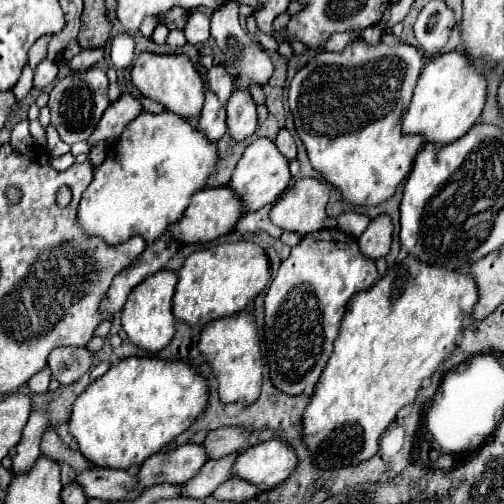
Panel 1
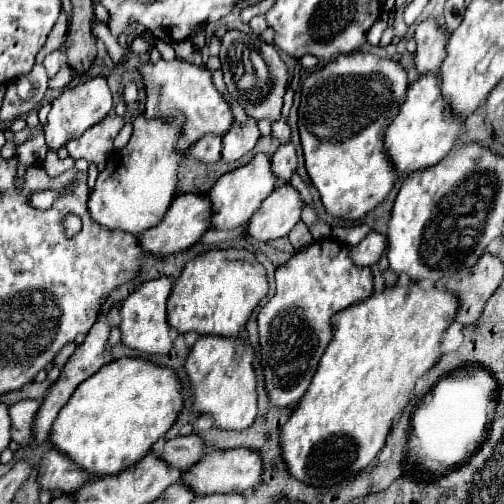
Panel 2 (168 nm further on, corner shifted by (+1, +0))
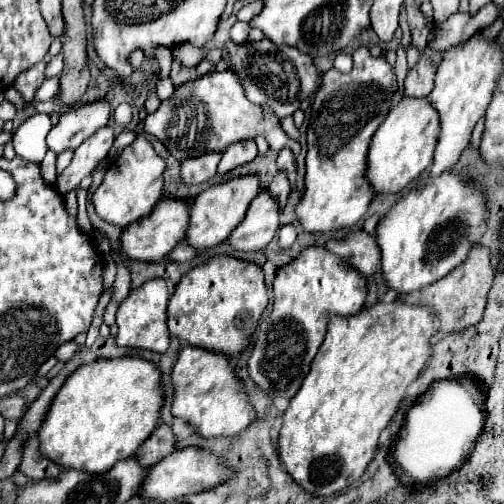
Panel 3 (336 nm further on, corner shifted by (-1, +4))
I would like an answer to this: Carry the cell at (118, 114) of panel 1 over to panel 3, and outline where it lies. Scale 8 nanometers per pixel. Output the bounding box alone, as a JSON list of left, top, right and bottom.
[56,125,114,193]

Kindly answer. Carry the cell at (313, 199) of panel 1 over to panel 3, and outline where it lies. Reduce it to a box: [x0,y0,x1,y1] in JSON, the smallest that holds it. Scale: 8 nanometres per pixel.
[228,189,280,251]

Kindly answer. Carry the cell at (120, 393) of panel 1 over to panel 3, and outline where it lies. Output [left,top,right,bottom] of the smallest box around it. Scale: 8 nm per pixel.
[40,357,162,473]

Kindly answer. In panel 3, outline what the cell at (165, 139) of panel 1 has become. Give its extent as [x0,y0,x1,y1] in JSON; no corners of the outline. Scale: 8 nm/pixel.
[94,135,164,227]

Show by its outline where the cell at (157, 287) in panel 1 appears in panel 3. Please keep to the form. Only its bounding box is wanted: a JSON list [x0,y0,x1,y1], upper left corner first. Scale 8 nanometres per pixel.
[116,279,170,353]

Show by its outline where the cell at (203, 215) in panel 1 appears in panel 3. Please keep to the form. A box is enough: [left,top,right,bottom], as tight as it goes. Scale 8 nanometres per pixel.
[120,199,188,261]

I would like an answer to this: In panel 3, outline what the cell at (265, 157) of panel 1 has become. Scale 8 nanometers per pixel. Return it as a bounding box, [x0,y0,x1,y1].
[184,175,260,251]

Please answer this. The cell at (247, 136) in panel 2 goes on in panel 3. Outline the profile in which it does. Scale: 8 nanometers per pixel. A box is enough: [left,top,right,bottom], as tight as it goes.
[218,141,258,175]

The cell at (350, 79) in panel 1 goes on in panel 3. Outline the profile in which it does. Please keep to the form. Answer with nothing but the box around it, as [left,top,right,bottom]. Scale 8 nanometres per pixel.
[296,47,396,233]

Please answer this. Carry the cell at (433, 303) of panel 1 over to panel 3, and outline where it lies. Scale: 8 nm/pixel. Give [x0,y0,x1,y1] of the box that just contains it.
[276,299,434,495]

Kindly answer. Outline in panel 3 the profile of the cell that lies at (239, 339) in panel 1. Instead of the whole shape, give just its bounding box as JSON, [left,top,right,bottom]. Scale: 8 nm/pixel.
[170,345,256,439]

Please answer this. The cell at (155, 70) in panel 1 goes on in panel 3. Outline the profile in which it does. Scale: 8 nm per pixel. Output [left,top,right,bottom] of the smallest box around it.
[144,69,300,163]

